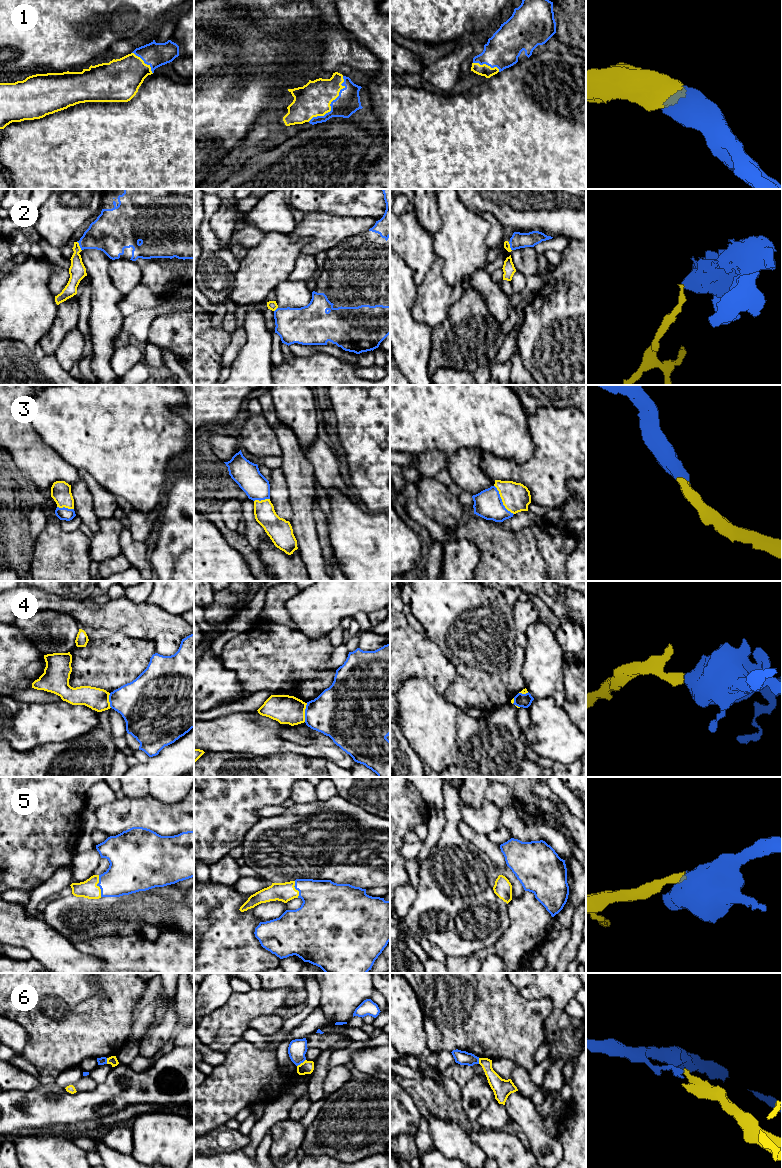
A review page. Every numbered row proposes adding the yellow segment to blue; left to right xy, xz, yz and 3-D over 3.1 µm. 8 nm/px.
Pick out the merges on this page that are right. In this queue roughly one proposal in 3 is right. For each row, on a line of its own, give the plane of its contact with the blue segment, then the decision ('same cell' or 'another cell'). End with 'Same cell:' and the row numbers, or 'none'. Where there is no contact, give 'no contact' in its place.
1: contact in xz; same cell
2: contact in xy; another cell
3: contact in yz; same cell
4: contact in xz; another cell
5: contact in xy; same cell
6: contact in xz; another cell
Same cell: 1, 3, 5

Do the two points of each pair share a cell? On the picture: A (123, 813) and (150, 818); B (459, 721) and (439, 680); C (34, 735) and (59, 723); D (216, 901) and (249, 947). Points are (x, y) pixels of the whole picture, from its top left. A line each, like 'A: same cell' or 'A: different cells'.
A: same cell
B: different cells
C: same cell
D: same cell

